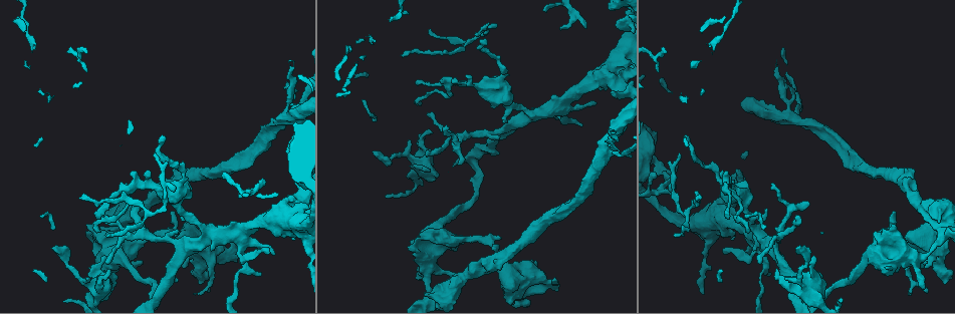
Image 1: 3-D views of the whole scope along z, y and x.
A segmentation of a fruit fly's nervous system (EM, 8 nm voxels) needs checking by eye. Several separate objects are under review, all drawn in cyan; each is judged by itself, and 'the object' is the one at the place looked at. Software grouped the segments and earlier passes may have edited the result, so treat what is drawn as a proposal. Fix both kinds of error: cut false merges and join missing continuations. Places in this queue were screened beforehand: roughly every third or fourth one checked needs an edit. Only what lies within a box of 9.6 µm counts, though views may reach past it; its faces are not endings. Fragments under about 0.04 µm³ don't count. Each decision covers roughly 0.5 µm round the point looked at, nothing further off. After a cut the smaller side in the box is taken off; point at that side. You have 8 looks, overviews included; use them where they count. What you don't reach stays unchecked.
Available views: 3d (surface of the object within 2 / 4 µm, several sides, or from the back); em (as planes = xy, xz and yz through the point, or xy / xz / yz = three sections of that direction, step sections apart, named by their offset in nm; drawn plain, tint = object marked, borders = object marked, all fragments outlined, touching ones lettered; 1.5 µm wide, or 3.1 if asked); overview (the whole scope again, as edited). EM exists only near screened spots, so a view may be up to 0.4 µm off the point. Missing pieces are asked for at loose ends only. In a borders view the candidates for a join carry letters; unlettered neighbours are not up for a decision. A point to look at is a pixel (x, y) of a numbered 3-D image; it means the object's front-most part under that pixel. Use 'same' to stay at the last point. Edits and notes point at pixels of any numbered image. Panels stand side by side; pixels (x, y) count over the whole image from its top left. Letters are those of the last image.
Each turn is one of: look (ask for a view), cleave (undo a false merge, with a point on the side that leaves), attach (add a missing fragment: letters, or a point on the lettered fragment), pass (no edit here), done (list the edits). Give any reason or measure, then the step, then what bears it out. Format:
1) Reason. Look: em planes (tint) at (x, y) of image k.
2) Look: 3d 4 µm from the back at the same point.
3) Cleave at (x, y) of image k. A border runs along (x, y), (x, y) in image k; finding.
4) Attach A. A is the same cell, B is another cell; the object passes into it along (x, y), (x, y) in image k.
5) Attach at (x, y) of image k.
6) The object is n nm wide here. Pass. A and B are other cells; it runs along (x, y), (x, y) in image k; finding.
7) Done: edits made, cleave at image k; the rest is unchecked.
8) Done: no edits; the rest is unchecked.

Free end. Look: 3d 4 µm at (291, 67) of image 1.

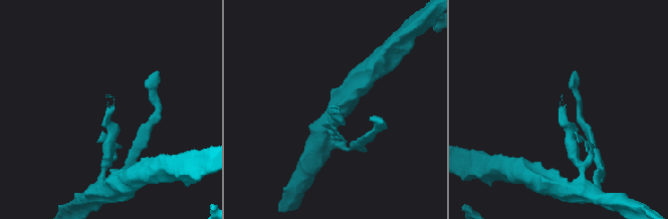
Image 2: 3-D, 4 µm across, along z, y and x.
Look: em planes (plain) at (565, 104) of image 2.

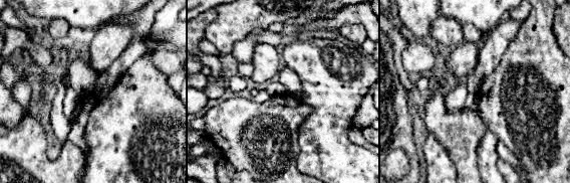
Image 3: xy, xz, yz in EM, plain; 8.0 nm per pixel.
What lies round it. Look: em planes (borders) at the same point.

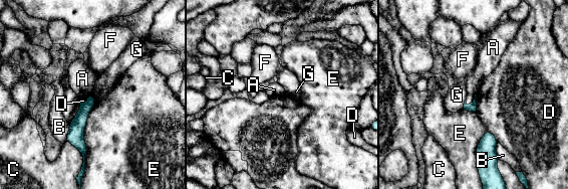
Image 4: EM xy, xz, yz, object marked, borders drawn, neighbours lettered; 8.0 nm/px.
Pass. A, B, C, D, E, F and G are other cells; it runs along (91, 100), (78, 123), (83, 151) in image 4; no lettered fragment goes on from it.

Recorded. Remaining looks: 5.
An open end. Look: em yz step 8 (tint) at (928, 268) of image 1.

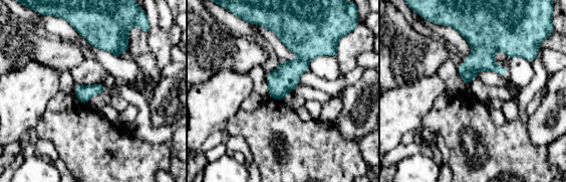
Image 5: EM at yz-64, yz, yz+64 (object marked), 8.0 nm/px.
What lies round it. Look: em yz step 8 (borders) at the same point.

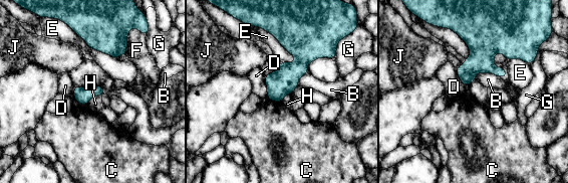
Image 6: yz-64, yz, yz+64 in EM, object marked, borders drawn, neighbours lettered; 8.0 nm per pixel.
Pass. B, C, D, E, F, G, H and J are other cells; a border runs along (101, 95), (92, 97), (87, 105) in image 6; none of them fits.

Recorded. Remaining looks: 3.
Three-way junction. Look: em planes (borders) at (426, 298) of image 1.

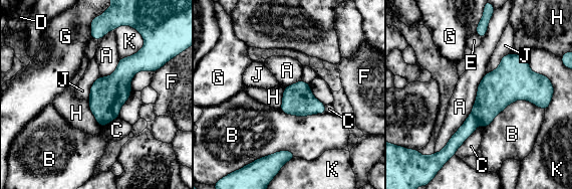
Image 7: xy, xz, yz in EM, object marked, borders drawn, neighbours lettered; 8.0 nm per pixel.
Cleave at (494, 93) of image 7. A, B, C, D, E, F, G, H, J and K are other cells; a border runs along (472, 113), (478, 122) in image 7; a second neuron is stuck on.

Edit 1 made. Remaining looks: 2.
Done: edits made, cleave at image 7; the rest is unchecked.

